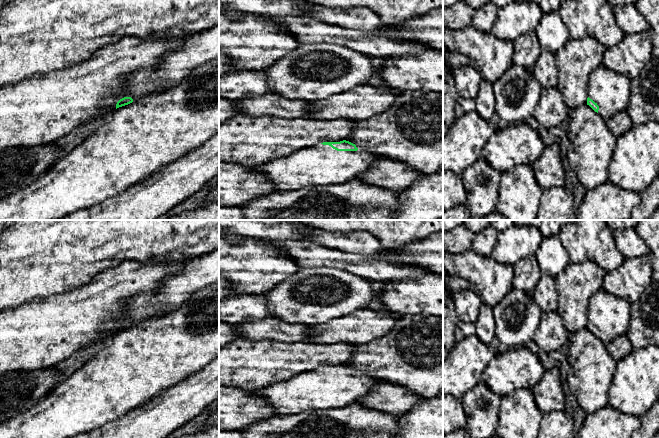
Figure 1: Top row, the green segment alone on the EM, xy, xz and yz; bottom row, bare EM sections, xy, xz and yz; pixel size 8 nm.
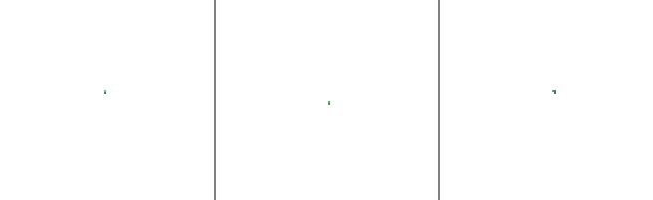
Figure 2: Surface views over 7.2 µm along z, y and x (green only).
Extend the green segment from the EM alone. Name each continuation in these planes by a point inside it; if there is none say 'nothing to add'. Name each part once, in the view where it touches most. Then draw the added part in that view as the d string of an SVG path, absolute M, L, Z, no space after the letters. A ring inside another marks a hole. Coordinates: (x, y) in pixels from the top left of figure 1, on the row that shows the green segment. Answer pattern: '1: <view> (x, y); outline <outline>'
1: xz (317, 166); outline M318 144L258 168L275 183L276 191L289 192L347 183L382 159L379 155L359 149L337 151L329 145Z

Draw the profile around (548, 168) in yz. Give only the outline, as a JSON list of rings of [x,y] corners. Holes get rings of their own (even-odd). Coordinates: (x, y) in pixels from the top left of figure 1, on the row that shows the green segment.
[[[552,143],[546,146],[542,155],[533,163],[536,182],[542,190],[552,187],[561,187],[565,184],[560,145]]]

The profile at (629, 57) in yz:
[[[651,31],[625,34],[619,44],[605,49],[602,64],[631,80],[640,74],[652,53]]]

